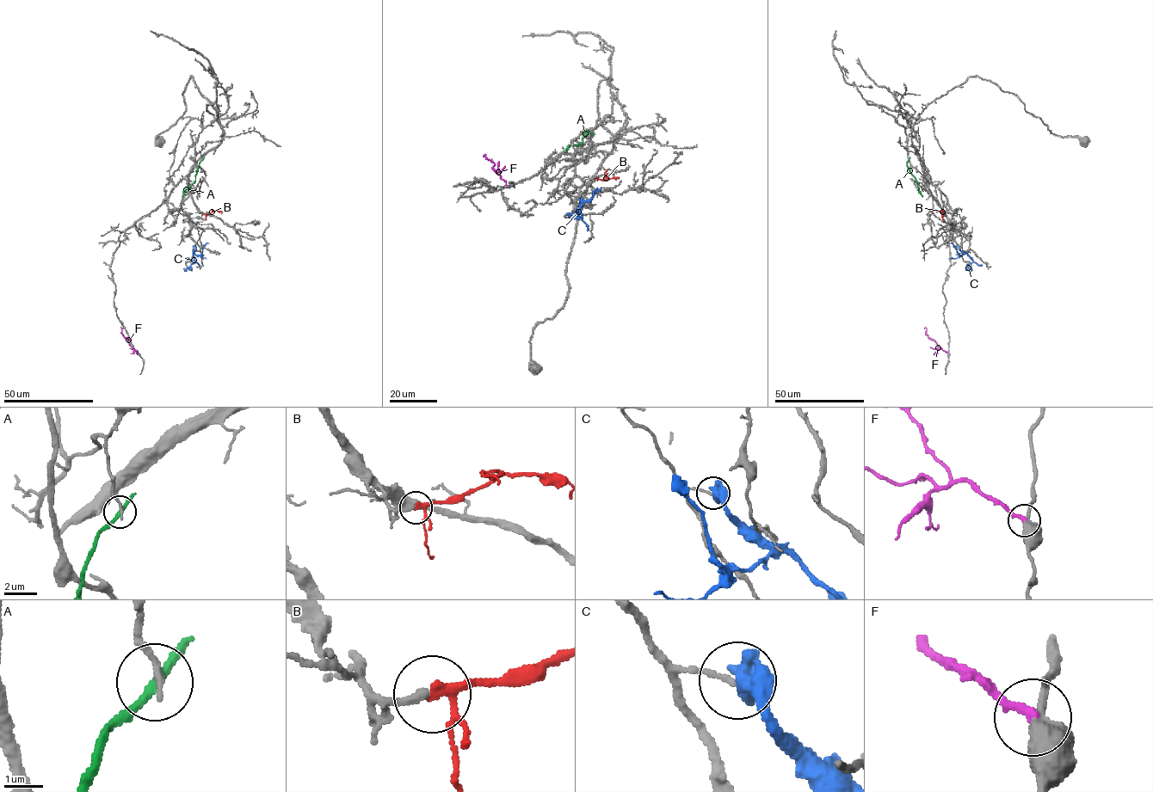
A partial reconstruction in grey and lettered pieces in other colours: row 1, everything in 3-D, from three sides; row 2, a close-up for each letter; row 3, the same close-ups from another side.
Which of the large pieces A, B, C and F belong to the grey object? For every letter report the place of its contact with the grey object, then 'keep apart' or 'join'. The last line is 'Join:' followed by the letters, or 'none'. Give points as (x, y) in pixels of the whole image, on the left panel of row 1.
A: (202, 159) | keep apart
B: (204, 214) | join
C: (194, 247) | keep apart
F: (138, 353) | keep apart
Join: B

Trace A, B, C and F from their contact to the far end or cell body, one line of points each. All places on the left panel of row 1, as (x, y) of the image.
A: (202, 159), (195, 181), (181, 197)
B: (205, 214), (215, 211), (222, 212)
C: (194, 247), (195, 262), (185, 270)
F: (138, 353), (122, 334), (122, 328)

